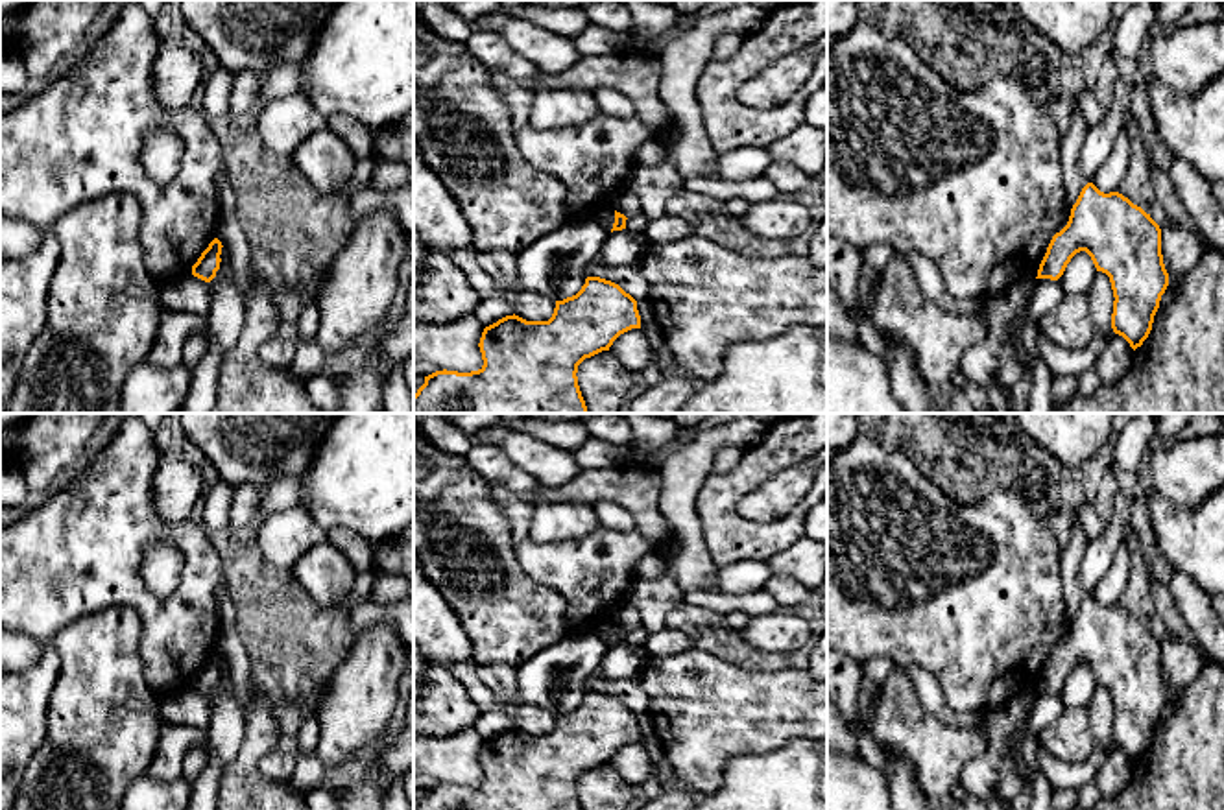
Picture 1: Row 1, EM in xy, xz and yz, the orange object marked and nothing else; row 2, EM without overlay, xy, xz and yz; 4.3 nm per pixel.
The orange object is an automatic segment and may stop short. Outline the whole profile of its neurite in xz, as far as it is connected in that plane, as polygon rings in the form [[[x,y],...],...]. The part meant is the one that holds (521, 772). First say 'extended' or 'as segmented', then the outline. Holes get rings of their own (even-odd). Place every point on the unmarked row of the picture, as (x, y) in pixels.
as segmented; [[[587,690],[576,709],[556,714],[548,734],[526,734],[513,727],[486,740],[478,756],[484,773],[478,784],[436,784],[425,790],[414,810],[582,810],[578,779],[609,764],[631,742],[641,742],[637,714],[611,694]]]

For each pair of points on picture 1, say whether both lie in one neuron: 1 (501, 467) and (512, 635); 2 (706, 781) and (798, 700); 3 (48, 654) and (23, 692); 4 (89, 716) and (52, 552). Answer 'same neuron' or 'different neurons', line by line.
1: different neurons
2: same neuron
3: same neuron
4: different neurons

